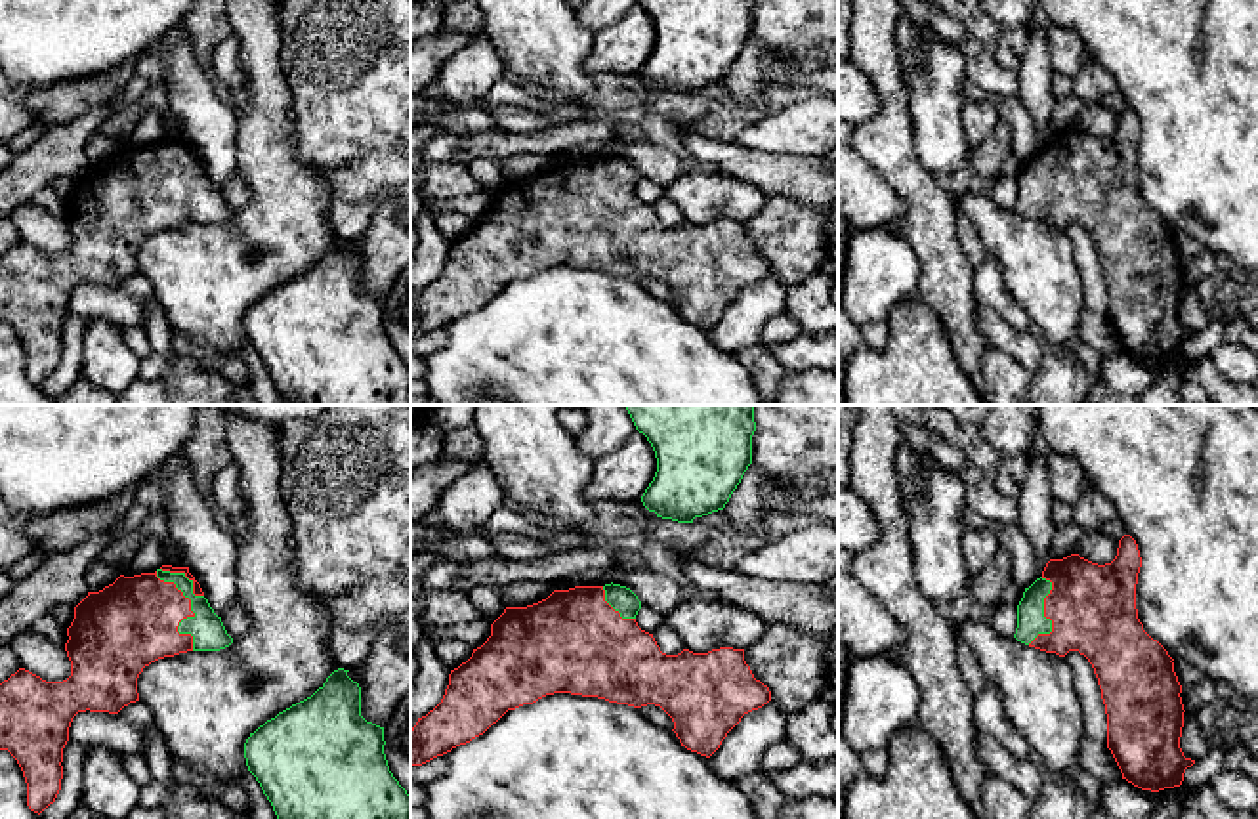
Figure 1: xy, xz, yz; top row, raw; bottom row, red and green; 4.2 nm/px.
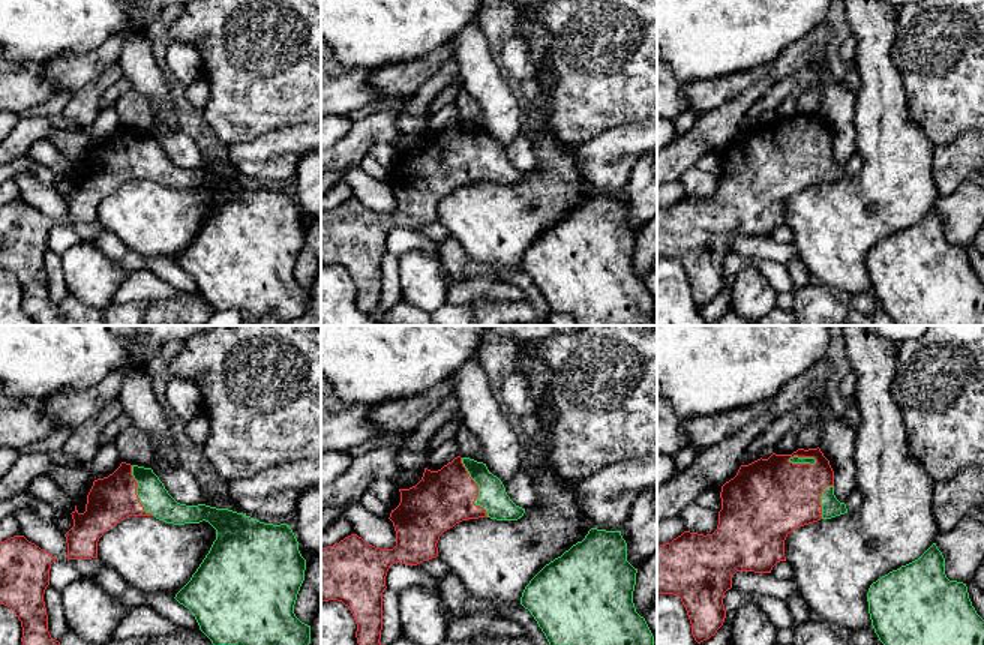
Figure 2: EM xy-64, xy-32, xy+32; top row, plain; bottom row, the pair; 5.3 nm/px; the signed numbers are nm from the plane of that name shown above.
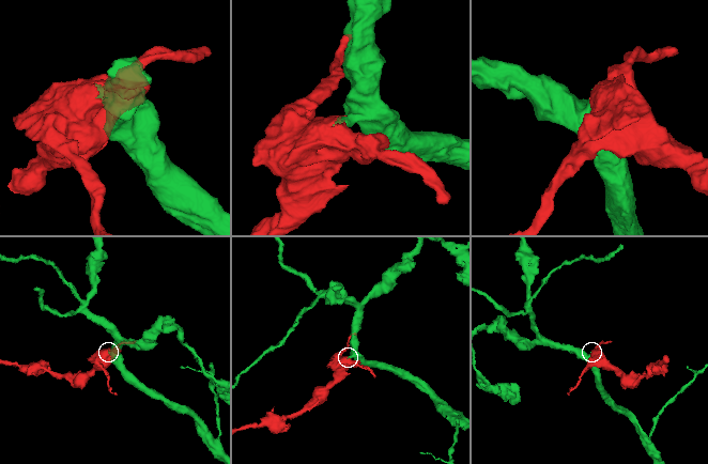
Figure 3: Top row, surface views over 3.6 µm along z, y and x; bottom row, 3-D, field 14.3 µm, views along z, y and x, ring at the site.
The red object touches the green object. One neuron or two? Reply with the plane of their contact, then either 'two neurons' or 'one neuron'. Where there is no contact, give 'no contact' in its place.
meets red in xy; one neuron

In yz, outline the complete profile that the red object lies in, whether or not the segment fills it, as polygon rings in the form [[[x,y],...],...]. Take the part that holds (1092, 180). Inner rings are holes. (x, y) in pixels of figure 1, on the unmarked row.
[[[1124,107],[1111,136],[1098,137],[1079,126],[1050,132],[1017,178],[1014,210],[1029,220],[1065,229],[1079,223],[1088,231],[1101,262],[1107,286],[1107,321],[1122,351],[1142,363],[1180,359],[1195,332],[1180,321],[1184,300],[1182,258],[1174,231],[1138,191],[1136,157],[1142,130],[1136,113]]]

